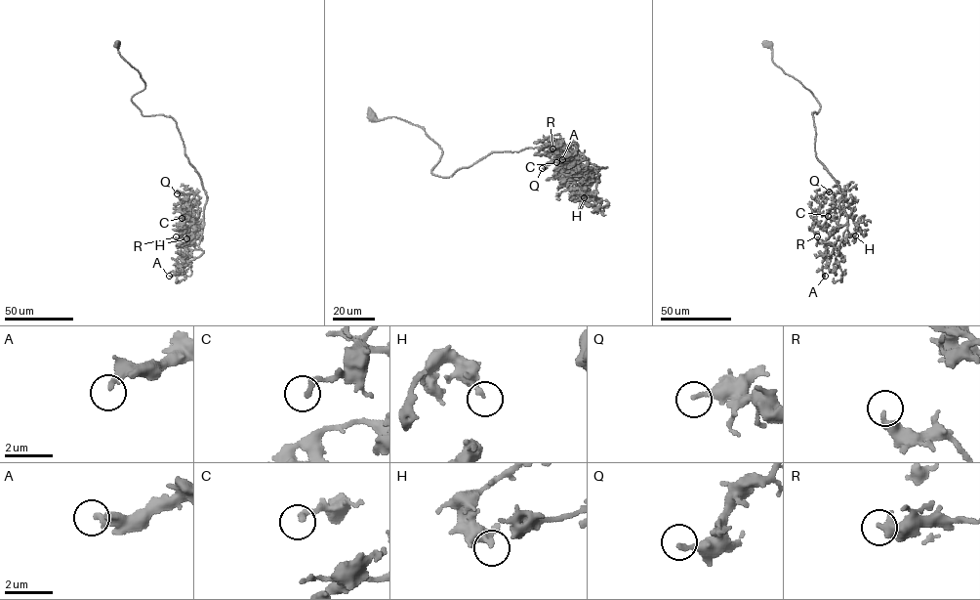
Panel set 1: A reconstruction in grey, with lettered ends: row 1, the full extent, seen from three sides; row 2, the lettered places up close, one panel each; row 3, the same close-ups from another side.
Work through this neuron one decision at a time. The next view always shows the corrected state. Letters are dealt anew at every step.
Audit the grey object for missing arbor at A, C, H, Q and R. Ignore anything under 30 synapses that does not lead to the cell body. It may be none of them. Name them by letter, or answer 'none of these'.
none of these

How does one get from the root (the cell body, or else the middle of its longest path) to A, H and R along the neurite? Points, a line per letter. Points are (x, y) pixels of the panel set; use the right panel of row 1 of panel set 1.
A: (768, 45), (774, 64), (819, 104), (812, 114), (816, 157), (842, 196), (847, 229), (822, 268), (825, 276)
H: (768, 45), (774, 64), (819, 104), (812, 114), (816, 157), (842, 196), (847, 227), (840, 241), (855, 235)
R: (768, 45), (774, 64), (820, 107), (812, 114), (816, 157), (838, 185), (847, 227), (837, 247), (817, 236)

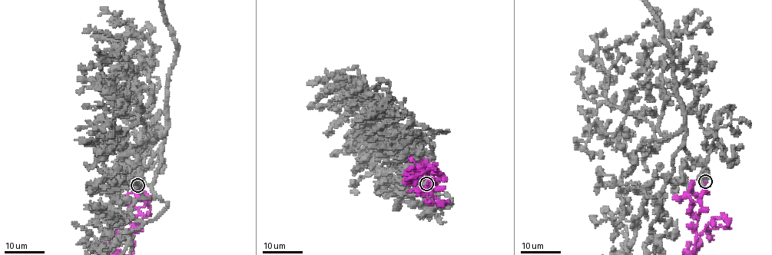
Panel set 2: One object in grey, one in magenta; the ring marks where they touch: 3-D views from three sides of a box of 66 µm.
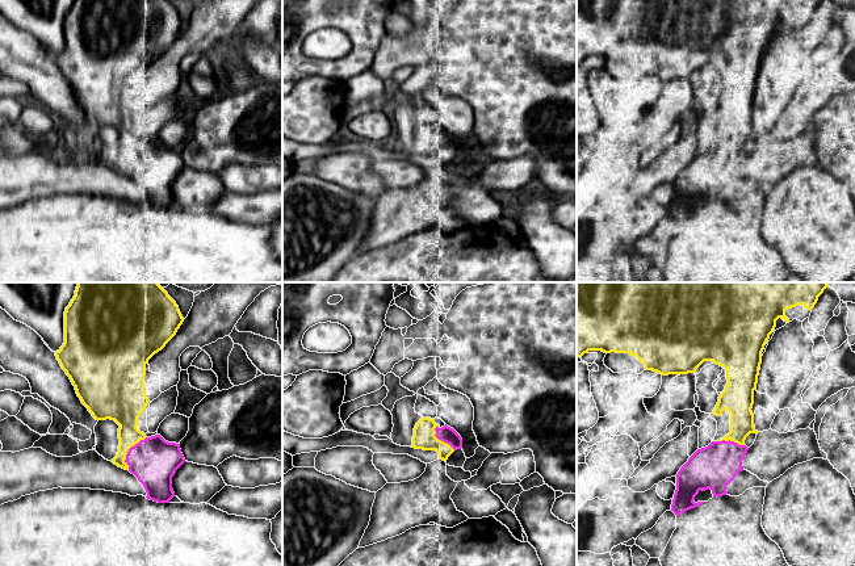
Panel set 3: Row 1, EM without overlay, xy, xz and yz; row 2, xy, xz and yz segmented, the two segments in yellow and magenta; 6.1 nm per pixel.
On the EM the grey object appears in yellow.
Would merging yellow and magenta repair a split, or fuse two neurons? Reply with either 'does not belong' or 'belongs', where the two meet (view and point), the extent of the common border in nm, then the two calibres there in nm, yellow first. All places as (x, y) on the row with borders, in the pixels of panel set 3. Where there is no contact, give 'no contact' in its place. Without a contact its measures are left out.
belongs; meets yellow in xy at (128, 451); contact 240 nm long; 190 nm thick on the yellow side, 300 nm on the other

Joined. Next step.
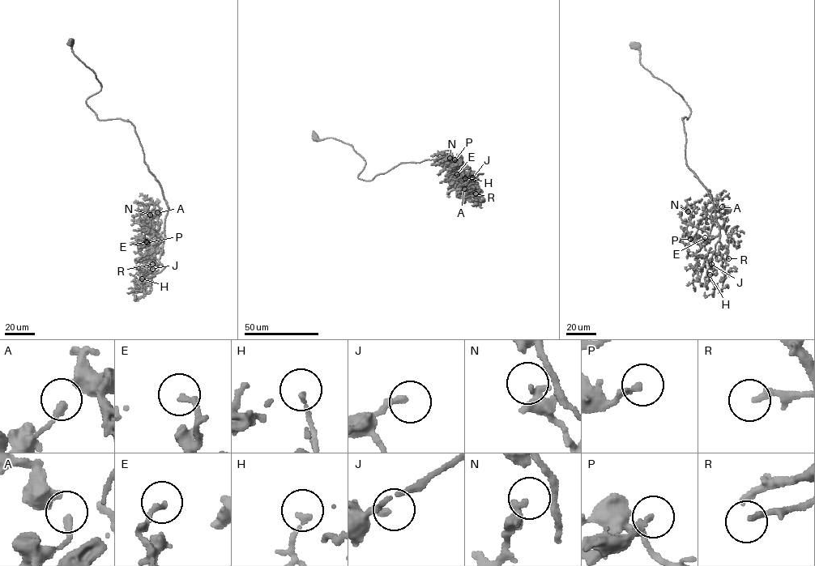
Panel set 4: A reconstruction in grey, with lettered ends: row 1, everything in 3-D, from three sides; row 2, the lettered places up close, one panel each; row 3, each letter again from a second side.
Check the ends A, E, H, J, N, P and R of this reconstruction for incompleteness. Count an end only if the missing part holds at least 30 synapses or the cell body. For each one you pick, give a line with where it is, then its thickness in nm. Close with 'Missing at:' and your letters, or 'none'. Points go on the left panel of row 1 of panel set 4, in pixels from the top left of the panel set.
R: place (152, 264); calibre 190 nm
Missing at: R

